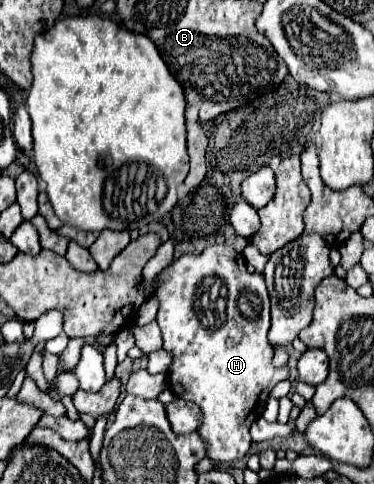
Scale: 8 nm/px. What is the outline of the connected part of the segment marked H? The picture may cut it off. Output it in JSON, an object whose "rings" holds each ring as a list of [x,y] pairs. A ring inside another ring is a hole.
{"rings":[[[211,245],[201,255],[181,255],[175,259],[169,267],[165,267],[157,275],[157,289],[153,293],[159,299],[159,311],[157,311],[157,323],[163,333],[163,347],[171,349],[173,353],[173,365],[169,369],[169,387],[173,393],[185,401],[193,401],[203,411],[203,425],[199,427],[199,433],[209,443],[209,457],[215,461],[239,461],[247,455],[251,447],[251,435],[249,427],[253,421],[257,421],[263,413],[263,407],[267,403],[267,397],[271,389],[289,377],[289,369],[281,367],[275,369],[273,359],[273,347],[267,341],[269,331],[269,295],[265,287],[265,279],[261,273],[249,273],[243,255],[235,251],[231,245]],[[205,275],[219,275],[223,283],[227,285],[227,321],[217,331],[209,331],[201,327],[201,323],[195,317],[193,311],[193,293],[195,287],[205,279]]]}

